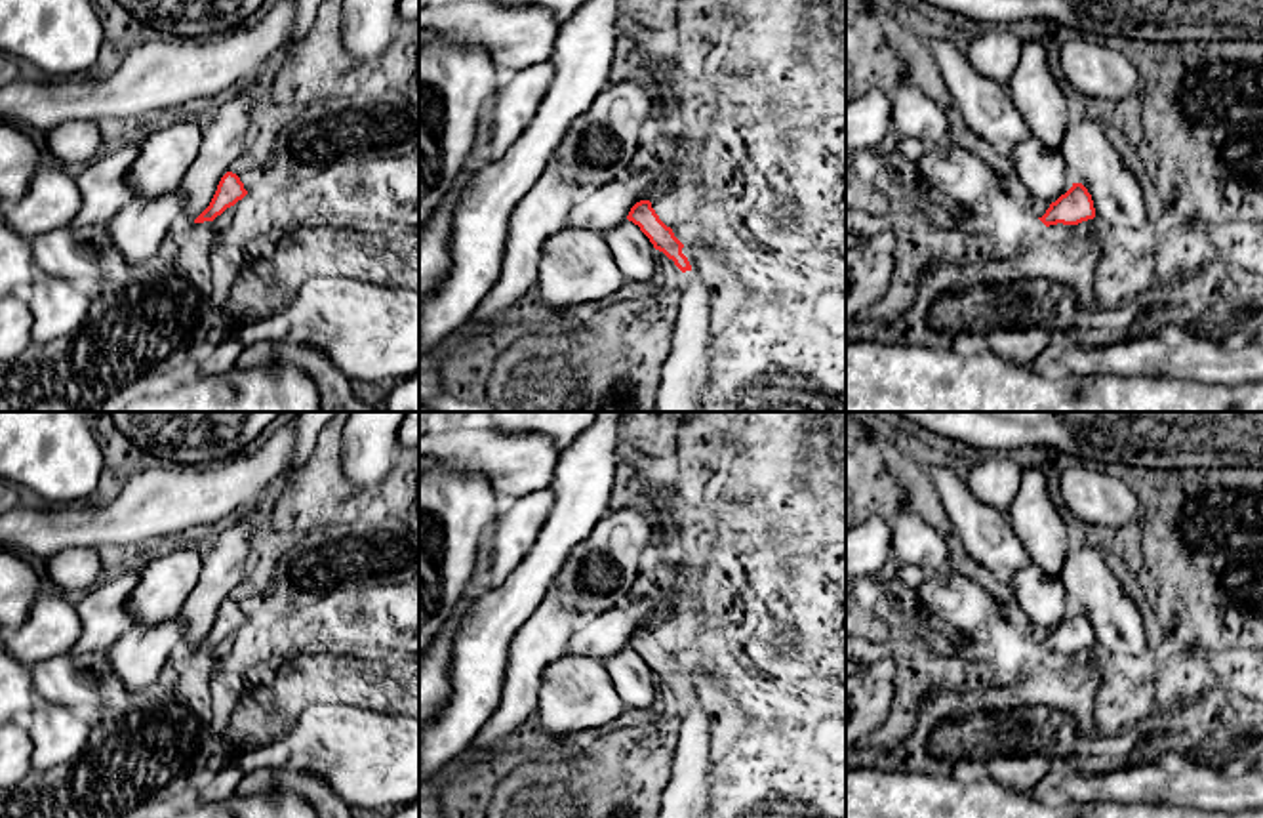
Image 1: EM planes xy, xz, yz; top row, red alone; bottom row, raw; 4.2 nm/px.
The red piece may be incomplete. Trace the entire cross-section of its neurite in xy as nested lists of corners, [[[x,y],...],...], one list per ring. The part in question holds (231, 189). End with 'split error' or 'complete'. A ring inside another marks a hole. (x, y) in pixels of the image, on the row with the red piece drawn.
[[[227,172],[221,177],[210,206],[194,219],[194,223],[213,221],[217,215],[221,215],[227,208],[234,206],[246,194],[248,191],[244,189],[240,177],[232,172]]]; complete

